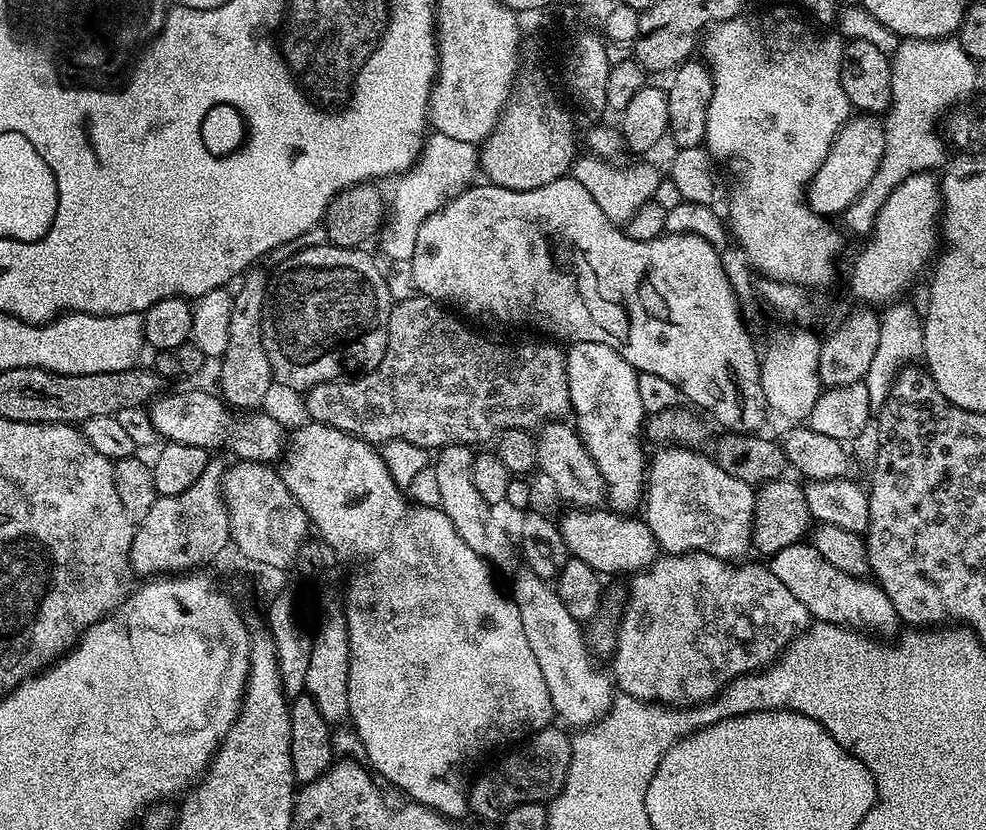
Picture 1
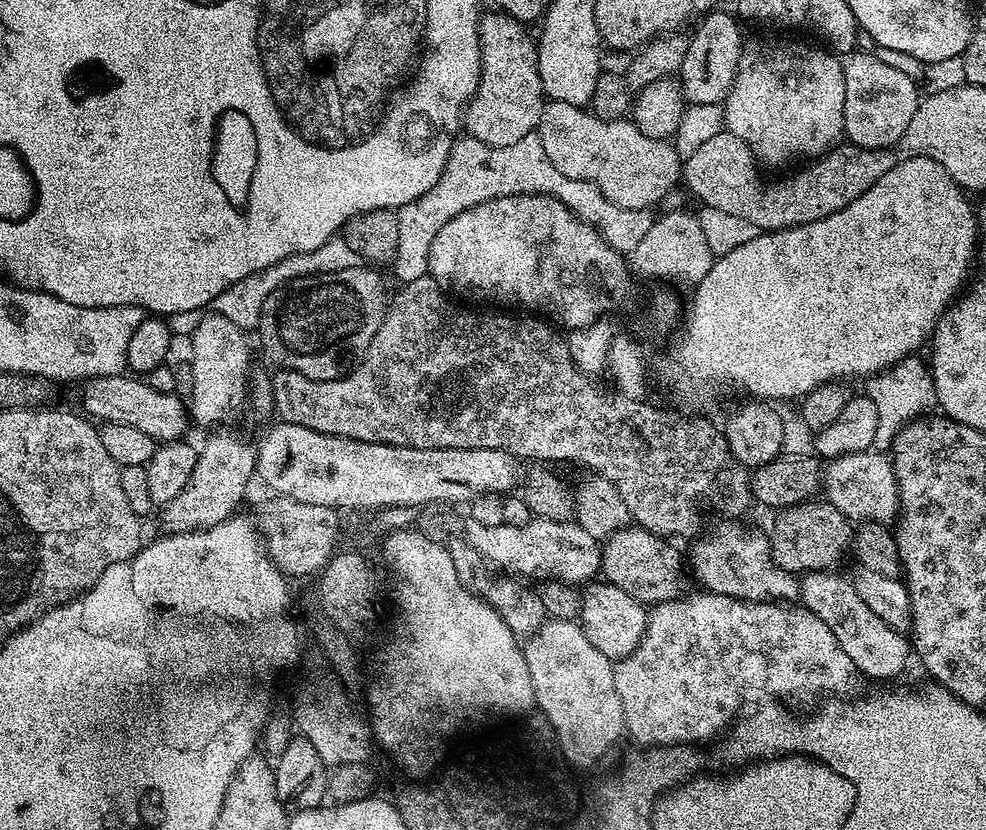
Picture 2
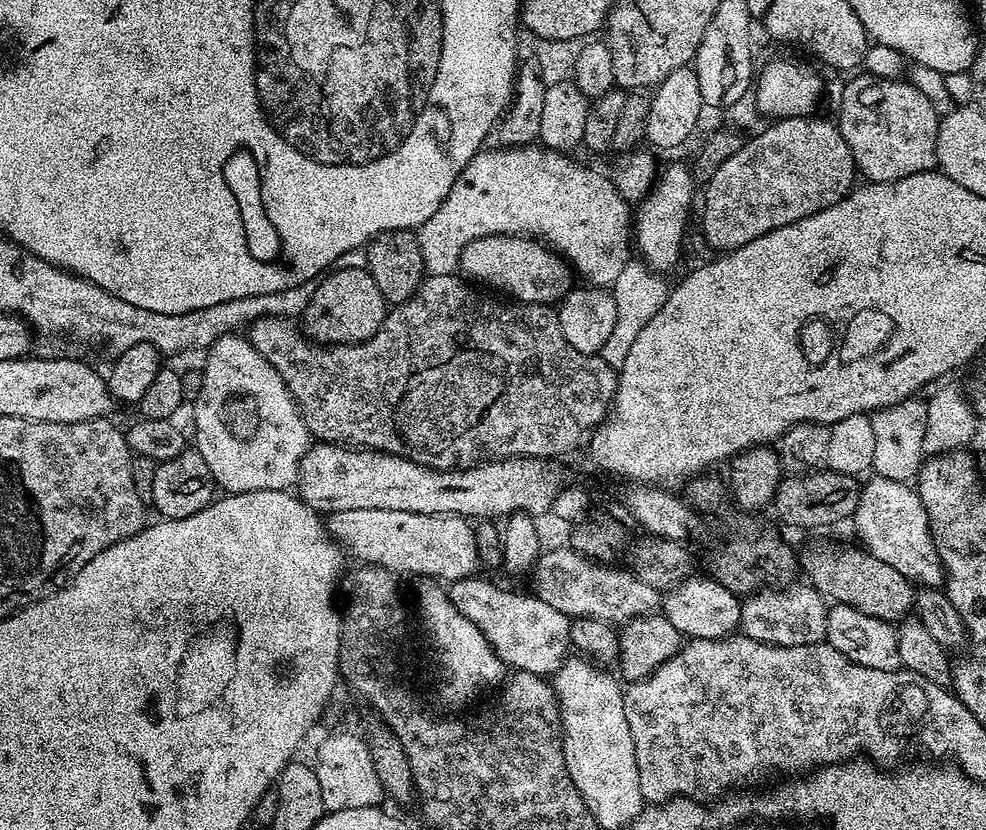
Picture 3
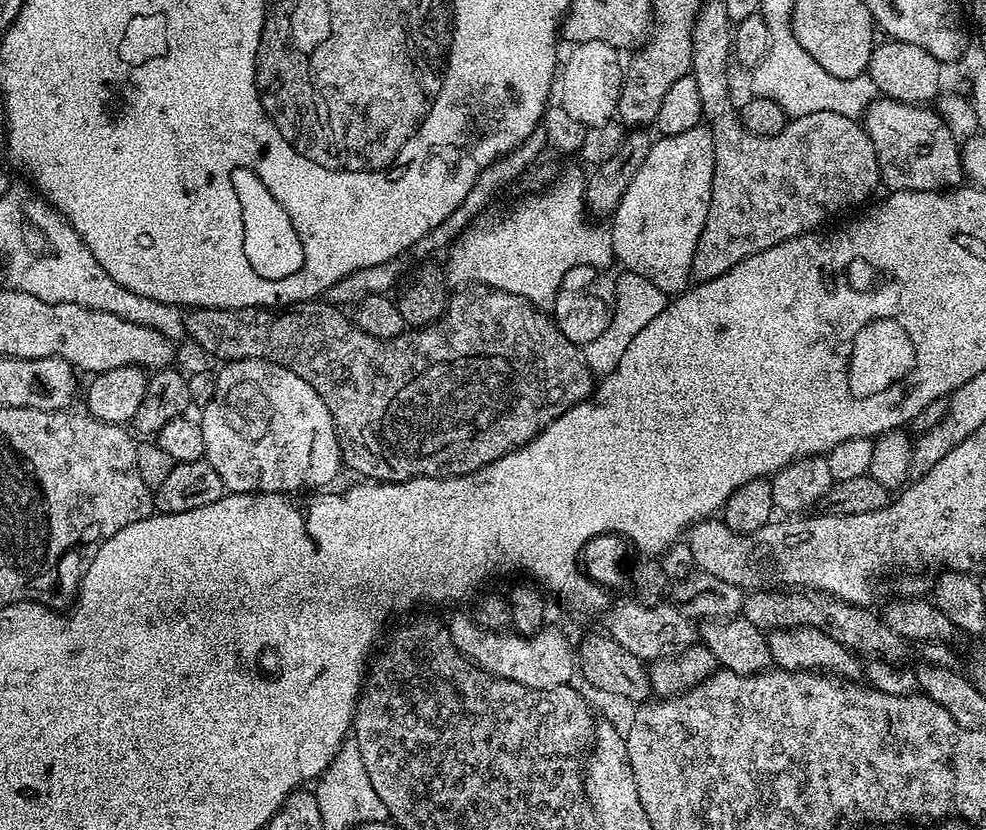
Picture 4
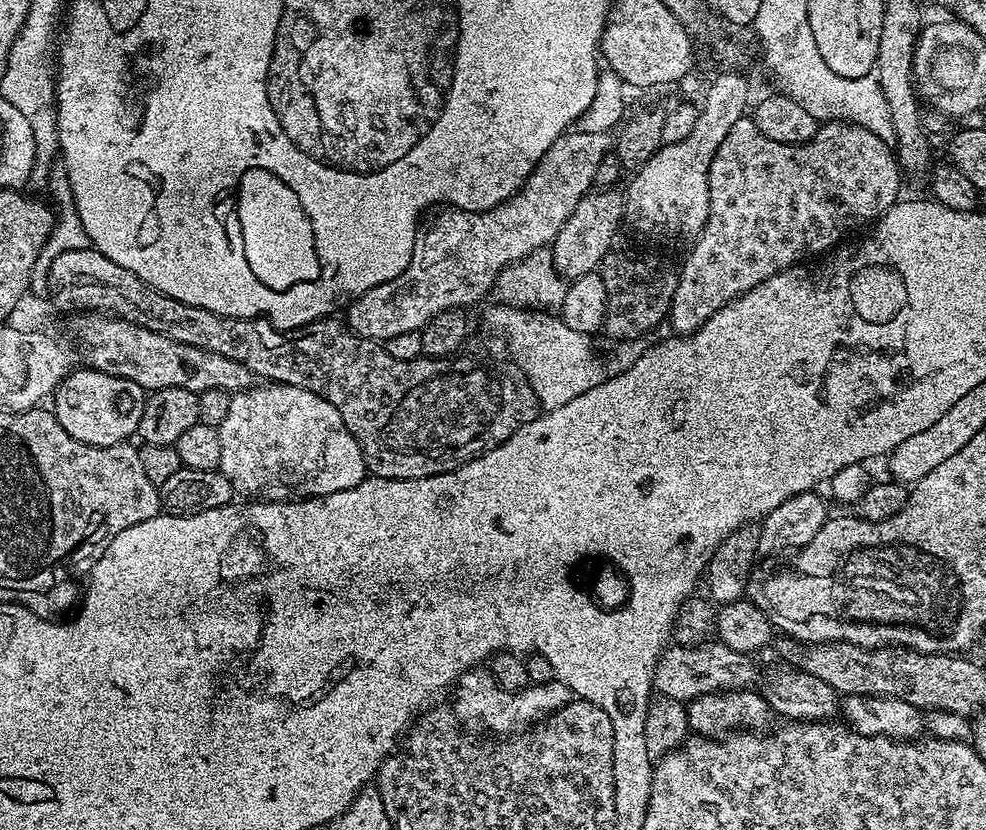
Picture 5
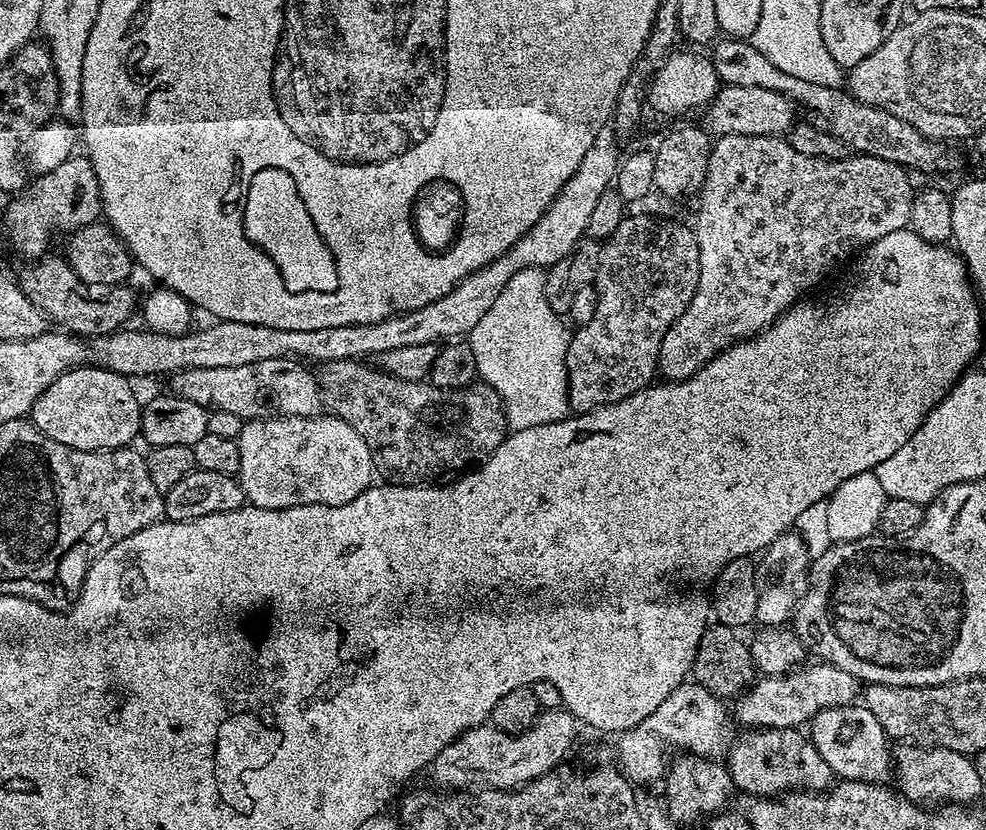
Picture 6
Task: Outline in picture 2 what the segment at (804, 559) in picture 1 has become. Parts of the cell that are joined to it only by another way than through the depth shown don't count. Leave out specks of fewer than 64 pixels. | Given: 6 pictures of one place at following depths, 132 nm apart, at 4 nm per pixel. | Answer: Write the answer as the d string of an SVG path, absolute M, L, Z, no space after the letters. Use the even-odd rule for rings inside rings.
M835 571L809 572L800 582L800 600L830 630L838 644L854 662L857 671L864 677L886 680L898 675L912 656L909 639L901 632L892 629L880 619L869 606L862 602L856 593L853 581L836 575Z

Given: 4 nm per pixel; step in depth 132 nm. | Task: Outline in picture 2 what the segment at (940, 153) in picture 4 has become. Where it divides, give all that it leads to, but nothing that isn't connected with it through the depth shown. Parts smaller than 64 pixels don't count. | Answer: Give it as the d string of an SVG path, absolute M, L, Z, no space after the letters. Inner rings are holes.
M857 50L843 61L844 77L846 78L846 106L844 107L844 135L847 143L857 144L859 148L890 148L895 149L897 142L912 126L914 110L918 110L922 92L916 89L917 81L899 70L894 70L888 63L882 62L875 51Z

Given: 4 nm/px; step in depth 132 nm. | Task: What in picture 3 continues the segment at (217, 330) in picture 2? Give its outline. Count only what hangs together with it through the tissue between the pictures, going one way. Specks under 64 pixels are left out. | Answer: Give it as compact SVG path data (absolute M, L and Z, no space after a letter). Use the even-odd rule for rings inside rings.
M225 334L218 337L211 348L207 349L208 356L202 363L201 392L194 400L196 405L196 444L195 451L202 454L202 458L206 462L206 466L210 466L210 474L216 479L217 485L225 493L235 494L237 492L257 492L258 490L278 490L279 492L291 489L297 483L300 474L300 459L305 456L310 447L310 433L304 416L300 412L300 407L296 404L296 399L292 397L292 391L286 386L286 382L278 374L278 370L274 370L274 366L270 366L270 362L266 362L266 358L262 358L262 354L256 347L251 344L243 335Z

